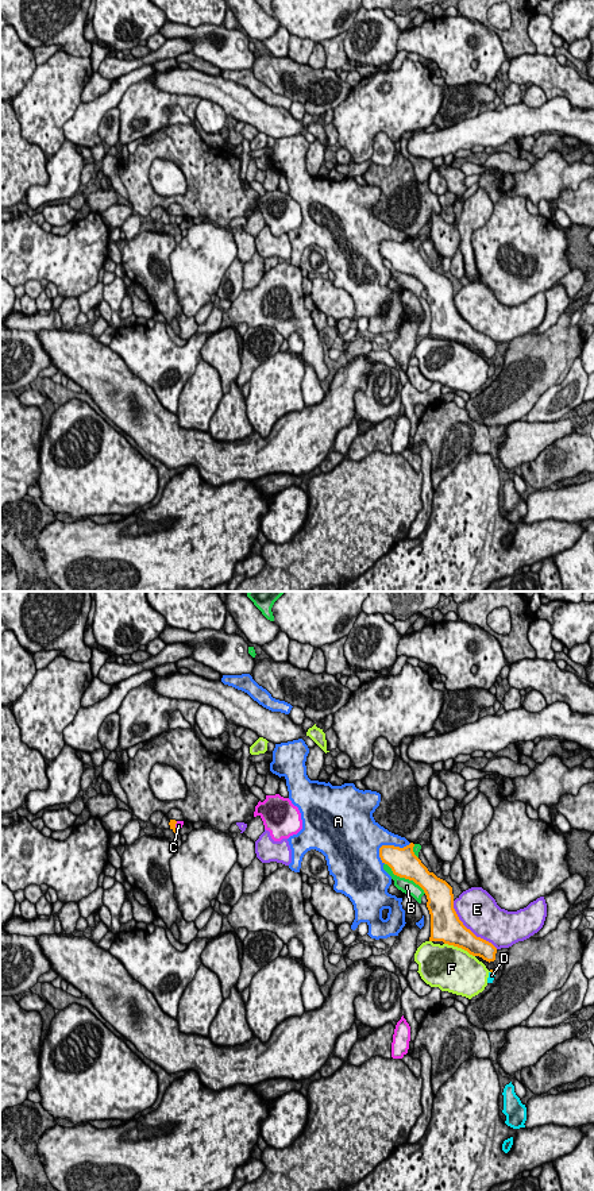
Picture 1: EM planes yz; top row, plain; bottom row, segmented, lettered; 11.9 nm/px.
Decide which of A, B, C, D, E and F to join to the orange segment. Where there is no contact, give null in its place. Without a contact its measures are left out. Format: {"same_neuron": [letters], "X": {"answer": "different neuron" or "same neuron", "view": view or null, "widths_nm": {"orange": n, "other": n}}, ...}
{"same_neuron": ["D"], "A": {"answer": "different neuron", "view": "yz", "widths_nm": {"orange": 320, "other": 360}}, "B": {"answer": "different neuron", "view": "yz", "widths_nm": {"orange": 340, "other": 170}}, "C": {"answer": "different neuron", "view": "yz", "widths_nm": {"orange": 70, "other": 90}}, "D": {"answer": "same neuron", "view": "yz", "widths_nm": {"orange": 30, "other": 70}}, "E": {"answer": "different neuron", "view": "yz", "widths_nm": {"orange": 340, "other": 460}}, "F": {"answer": "different neuron", "view": "yz", "widths_nm": {"orange": 340, "other": 480}}}

